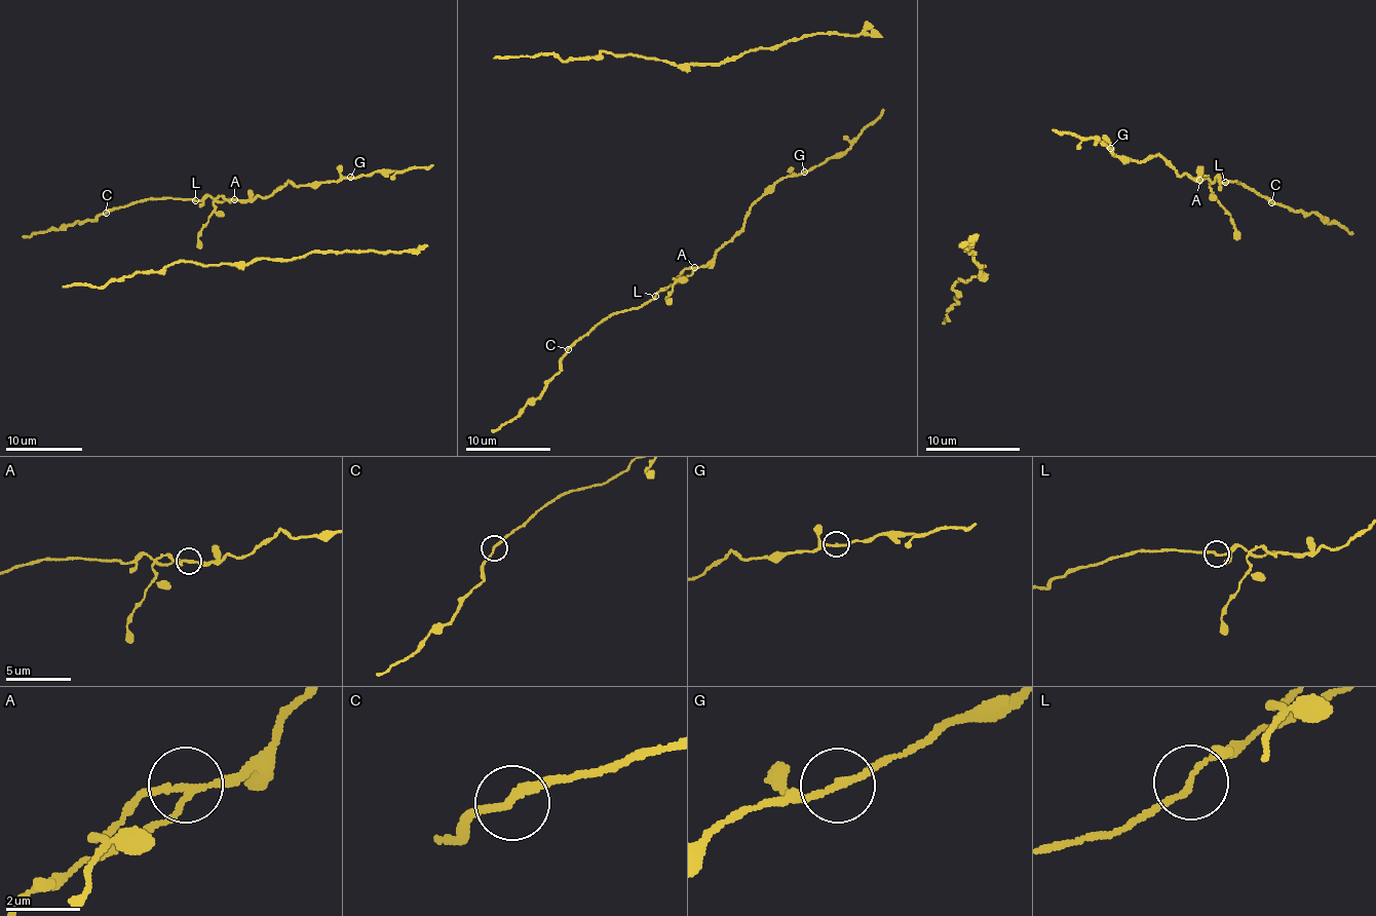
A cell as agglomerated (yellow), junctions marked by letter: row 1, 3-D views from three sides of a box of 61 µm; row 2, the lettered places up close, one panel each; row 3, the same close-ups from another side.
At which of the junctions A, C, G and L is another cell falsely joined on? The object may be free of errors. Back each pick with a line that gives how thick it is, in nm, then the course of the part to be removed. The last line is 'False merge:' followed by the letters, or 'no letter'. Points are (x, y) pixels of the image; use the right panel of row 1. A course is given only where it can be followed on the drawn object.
A: 170 nm | (1198, 180), (1206, 177), (1214, 196), (1231, 217), (1237, 240)
False merge: A

